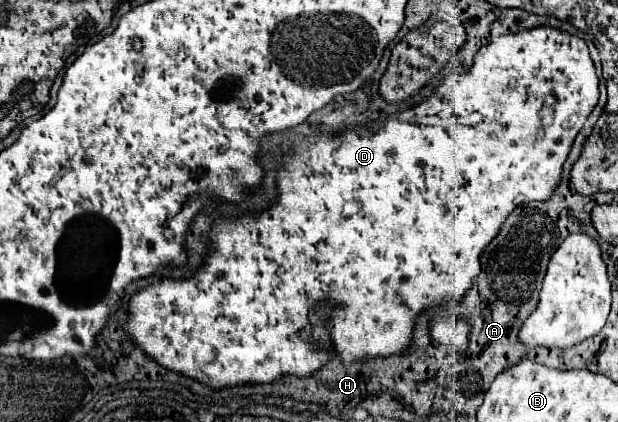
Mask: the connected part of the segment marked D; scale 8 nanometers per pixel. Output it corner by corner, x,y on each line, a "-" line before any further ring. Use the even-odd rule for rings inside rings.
536,27
536,29
520,31
520,33
516,33
516,35
496,37
496,39
492,39
492,43
490,43
488,47
482,47
482,51
476,53
476,59
474,59
474,65
472,65
470,71
466,71
466,73
462,73
462,75
448,75
448,77
444,79
444,83
434,91
434,95
432,95
430,99
422,101
420,105
416,105
416,107
412,107
412,109
406,109
406,111
396,113
396,115
390,115
390,117
381,117
378,121
369,123
368,125
356,126
352,129
345,130
342,137
334,137
334,139
330,139
330,137
308,137
308,139
294,137
292,155
290,155
290,157
282,157
284,169
280,169
280,171
278,171
278,177
276,177
276,179
278,179
278,203
276,203
274,207
270,207
266,213
260,213
258,217
218,219
218,221
214,223
212,233
210,233
210,239
212,239
212,243
214,243
214,251
212,251
212,255
206,259
206,265
204,265
192,279
188,279
188,281
170,281
170,279
166,279
166,281
162,281
162,283
154,283
154,285
150,285
150,287
134,293
132,299
130,299
130,319
128,319
128,323
126,323
126,331
130,333
130,337
134,339
134,343
140,345
140,347
142,347
150,357
154,357
162,367
172,369
172,371
178,371
178,373
182,373
182,375
186,375
186,377
192,377
192,379
196,379
196,381
200,381
200,383
204,383
204,385
208,385
208,387
212,387
212,389
222,389
222,387
228,387
228,385
232,387
232,385
240,385
240,383
272,383
272,381
276,381
276,379
282,377
282,375
308,377
308,375
312,375
318,367
322,367
322,365
326,363
326,355
314,351
314,347
312,347
312,343
310,343
312,337
310,337
310,323
308,323
308,309
310,309
312,305
320,303
320,301
328,301
328,303
338,303
338,305
340,305
338,309
332,311
332,319
330,319
330,323
328,323
328,329
330,329
330,333
332,333
334,347
336,347
336,351
342,355
344,361
354,361
354,359
362,359
362,357
388,357
388,355
400,353
400,351
406,349
406,345
408,345
408,341
410,341
410,337
412,337
414,317
416,317
420,311
424,311
424,309
430,307
430,305
444,303
446,299
460,301
460,299
464,297
466,289
470,287
470,281
480,273
480,253
484,251
484,247
488,245
488,241
492,241
492,239
496,237
496,231
500,229
500,223
514,211
514,207
520,205
520,201
522,201
522,203
534,201
534,199
540,201
540,199
548,199
548,197
552,195
554,187
556,187
558,181
560,181
562,163
566,161
566,157
568,157
568,153
570,153
572,141
574,141
574,137
578,135
578,131
582,129
582,123
584,123
584,121
588,119
588,115
592,113
596,101
598,101
598,77
596,77
596,69
594,69
594,63
592,63
592,59
590,59
590,51
588,51
588,45
586,45
584,39
580,39
580,37
576,37
576,35
570,35
570,33
566,33
566,31
554,29
554,27
-
430,201
434,201
434,207
438,207
438,205
436,205
438,201
454,201
454,219
452,219
452,209
450,209
450,213
444,209
444,215
442,215
442,219
440,219
438,211
436,211
436,209
434,209
434,211
430,209
430,207
432,207

